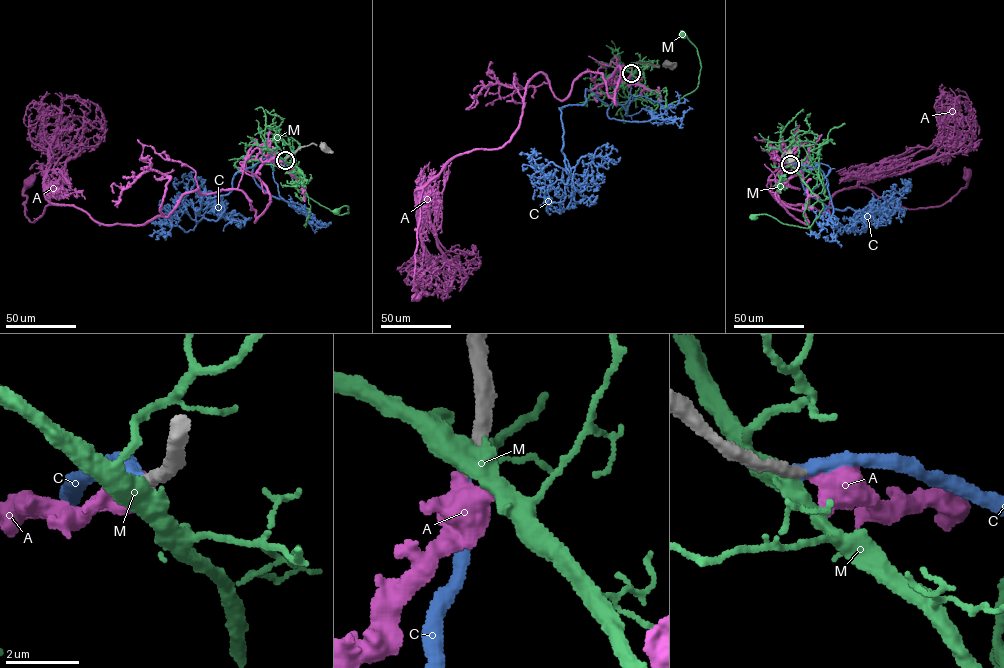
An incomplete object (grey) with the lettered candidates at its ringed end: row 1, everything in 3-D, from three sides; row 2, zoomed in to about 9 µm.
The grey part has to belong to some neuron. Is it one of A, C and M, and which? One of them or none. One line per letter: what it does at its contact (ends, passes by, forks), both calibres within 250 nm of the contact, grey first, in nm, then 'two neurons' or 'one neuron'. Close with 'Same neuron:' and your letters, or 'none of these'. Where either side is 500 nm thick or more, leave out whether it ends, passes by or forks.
A: it passes by | 320/440 nm | two neurons
C: it ends | 380/360 nm | one neuron
M: 420/600 nm | two neurons
Same neuron: C

